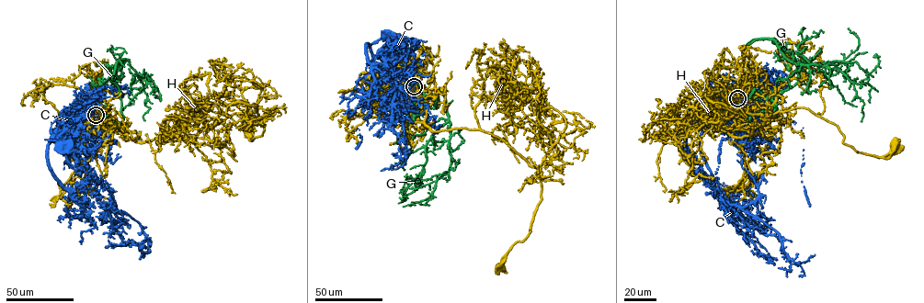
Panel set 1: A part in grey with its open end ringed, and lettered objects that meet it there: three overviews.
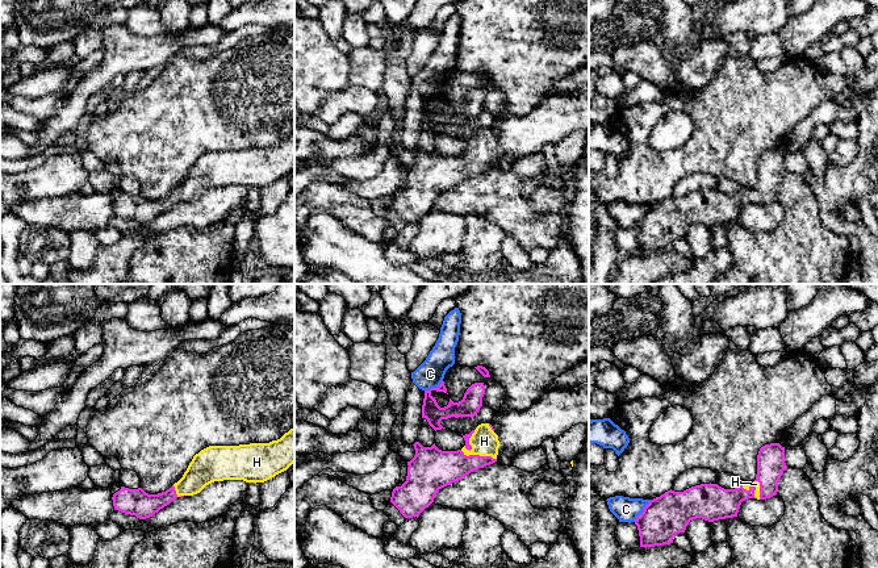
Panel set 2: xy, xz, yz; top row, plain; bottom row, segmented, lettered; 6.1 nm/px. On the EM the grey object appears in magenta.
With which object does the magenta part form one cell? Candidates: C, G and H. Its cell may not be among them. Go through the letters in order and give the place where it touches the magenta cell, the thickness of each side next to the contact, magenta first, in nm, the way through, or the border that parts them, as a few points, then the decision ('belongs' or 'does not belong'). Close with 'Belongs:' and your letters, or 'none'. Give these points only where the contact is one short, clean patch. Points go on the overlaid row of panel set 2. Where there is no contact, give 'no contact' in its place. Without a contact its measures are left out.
C: meets magenta in yz at (643, 510); 260 nm thick on the magenta side, 150 nm on the other; does not belong
G: no contact; does not belong
H: meets magenta in xz at (479, 455); 220 nm thick on the magenta side, 170 nm on the other; belongs
Belongs: H

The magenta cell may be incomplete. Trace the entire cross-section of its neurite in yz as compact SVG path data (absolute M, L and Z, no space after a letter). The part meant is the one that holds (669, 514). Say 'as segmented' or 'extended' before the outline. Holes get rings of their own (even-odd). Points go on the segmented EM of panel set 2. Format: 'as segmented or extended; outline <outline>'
extended; outline M779 443L765 444L757 455L757 475L753 483L741 483L735 489L718 484L701 484L683 492L668 490L649 501L635 525L640 547L673 543L676 534L685 532L690 521L702 518L708 522L737 517L740 505L748 498L766 500L778 492L778 483L787 468L785 447Z

